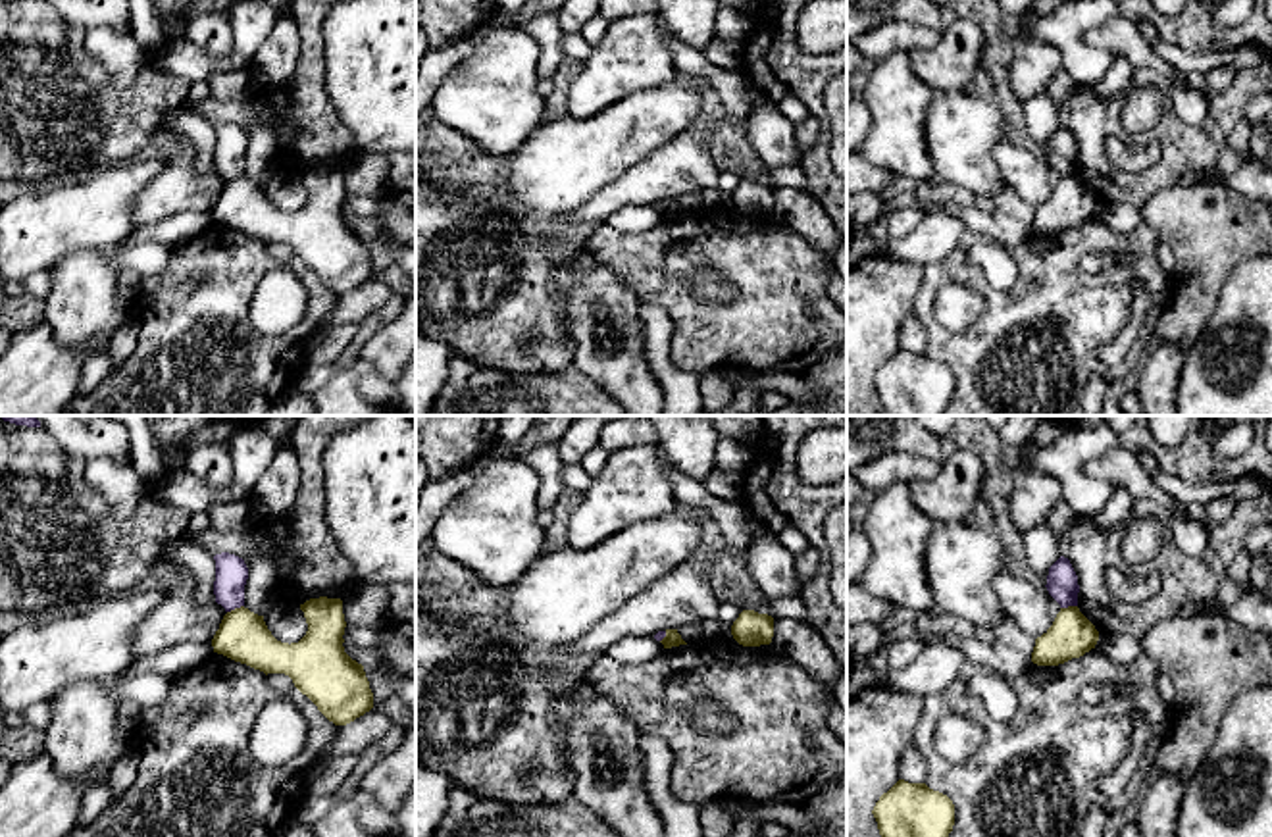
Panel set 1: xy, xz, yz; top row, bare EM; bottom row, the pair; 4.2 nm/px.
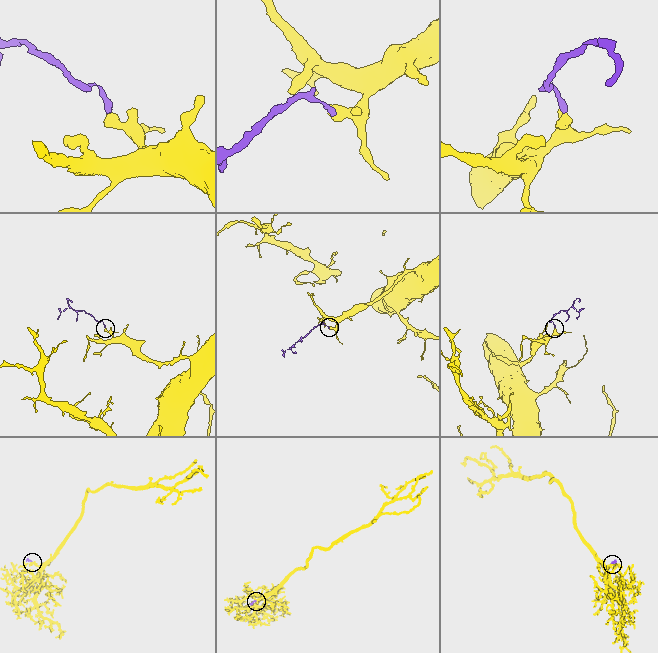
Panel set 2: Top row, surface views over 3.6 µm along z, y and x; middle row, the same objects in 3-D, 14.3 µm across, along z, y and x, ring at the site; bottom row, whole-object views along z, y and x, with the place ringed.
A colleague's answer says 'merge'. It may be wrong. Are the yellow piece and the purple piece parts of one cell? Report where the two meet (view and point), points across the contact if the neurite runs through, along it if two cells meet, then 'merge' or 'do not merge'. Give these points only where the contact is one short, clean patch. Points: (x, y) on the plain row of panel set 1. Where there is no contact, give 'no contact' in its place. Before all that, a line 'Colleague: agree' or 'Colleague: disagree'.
Colleague: disagree
xy (235, 177) | along xy (243, 174), (228, 181) | do not merge

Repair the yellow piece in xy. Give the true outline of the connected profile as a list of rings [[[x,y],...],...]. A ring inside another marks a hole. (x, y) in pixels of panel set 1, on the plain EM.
[[[341,167],[300,173],[308,200],[298,212],[281,212],[264,185],[241,175],[227,181],[212,208],[214,221],[267,242],[285,242],[335,294],[346,294],[373,277],[364,235],[344,221]]]

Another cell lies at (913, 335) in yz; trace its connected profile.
[[[912,314],[903,321],[899,342],[908,352],[926,352],[928,333]]]

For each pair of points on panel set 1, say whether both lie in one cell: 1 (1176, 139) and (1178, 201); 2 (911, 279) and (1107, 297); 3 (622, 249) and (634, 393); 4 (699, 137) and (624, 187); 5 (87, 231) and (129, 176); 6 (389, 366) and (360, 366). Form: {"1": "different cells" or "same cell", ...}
{"1": "different cells", "2": "different cells", "3": "different cells", "4": "same cell", "5": "same cell", "6": "different cells"}

